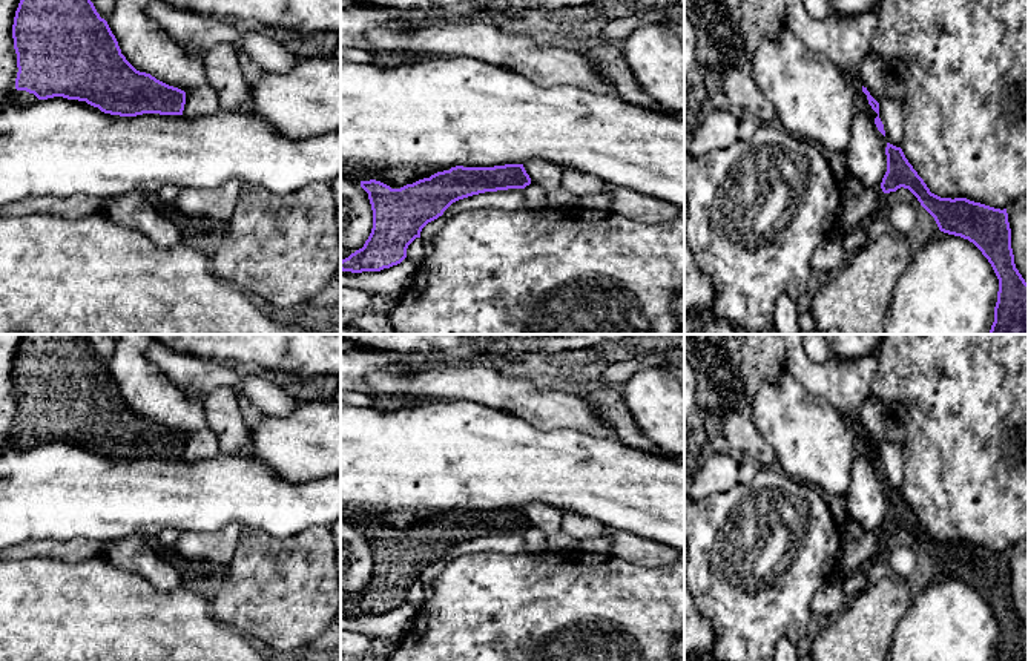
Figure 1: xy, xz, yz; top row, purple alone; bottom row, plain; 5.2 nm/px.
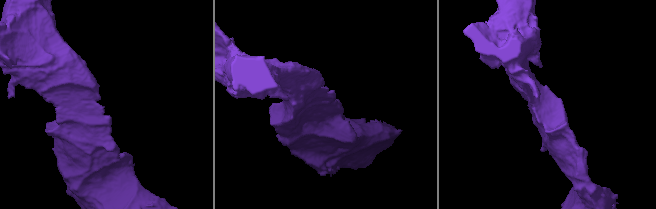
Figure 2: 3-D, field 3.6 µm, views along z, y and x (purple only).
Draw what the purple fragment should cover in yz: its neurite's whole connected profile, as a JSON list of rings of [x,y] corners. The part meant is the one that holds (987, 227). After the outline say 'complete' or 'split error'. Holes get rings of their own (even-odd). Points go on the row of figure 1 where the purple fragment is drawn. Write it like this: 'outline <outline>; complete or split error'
outline [[[887,143],[884,193],[908,189],[934,218],[941,232],[973,242],[991,264],[999,291],[990,334],[1028,334],[1028,284],[1014,264],[1007,209],[994,209],[967,198],[941,198],[905,158],[901,147]]]; complete

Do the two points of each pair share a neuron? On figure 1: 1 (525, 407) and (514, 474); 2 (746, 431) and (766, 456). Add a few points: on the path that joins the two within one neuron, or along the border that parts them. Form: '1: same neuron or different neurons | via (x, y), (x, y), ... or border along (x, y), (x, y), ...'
1: different neurons | border along (490, 405), (519, 414), (543, 430), (557, 430)
2: same neuron | via (747, 437), (760, 450)

